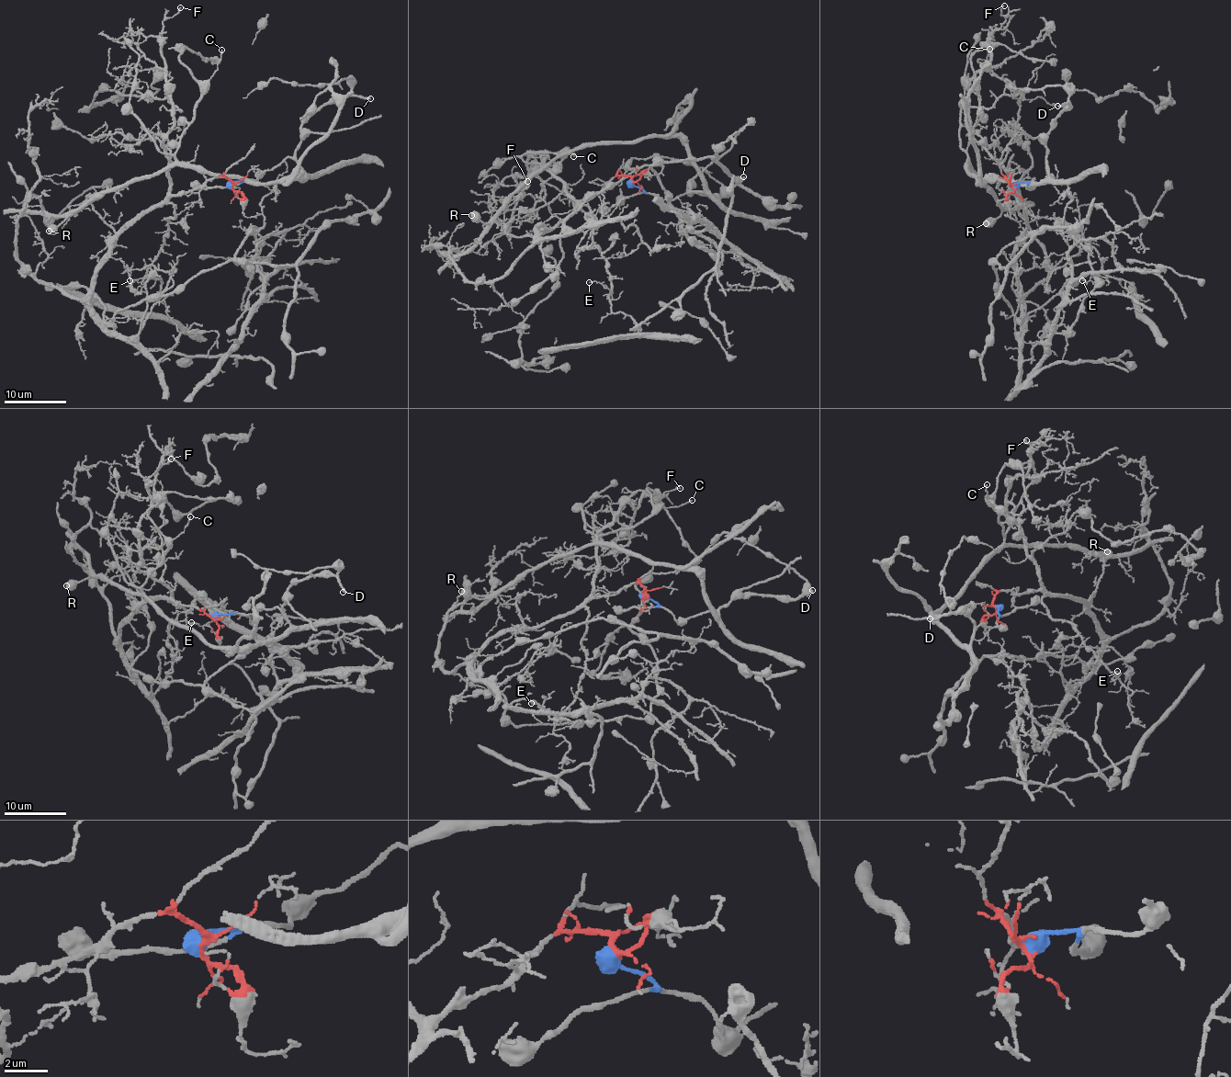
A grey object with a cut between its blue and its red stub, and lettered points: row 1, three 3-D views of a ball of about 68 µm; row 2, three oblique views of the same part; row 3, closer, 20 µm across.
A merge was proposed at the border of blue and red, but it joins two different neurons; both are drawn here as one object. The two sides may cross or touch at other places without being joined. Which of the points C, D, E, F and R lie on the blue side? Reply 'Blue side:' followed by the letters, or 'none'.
Blue side: C, D, R

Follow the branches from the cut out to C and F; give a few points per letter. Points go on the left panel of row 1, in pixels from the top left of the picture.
C: (231, 187), (287, 158), (306, 178), (220, 177), (175, 156), (221, 50)
F: (231, 187), (217, 176), (171, 193), (163, 145), (171, 86), (160, 36), (181, 7)

